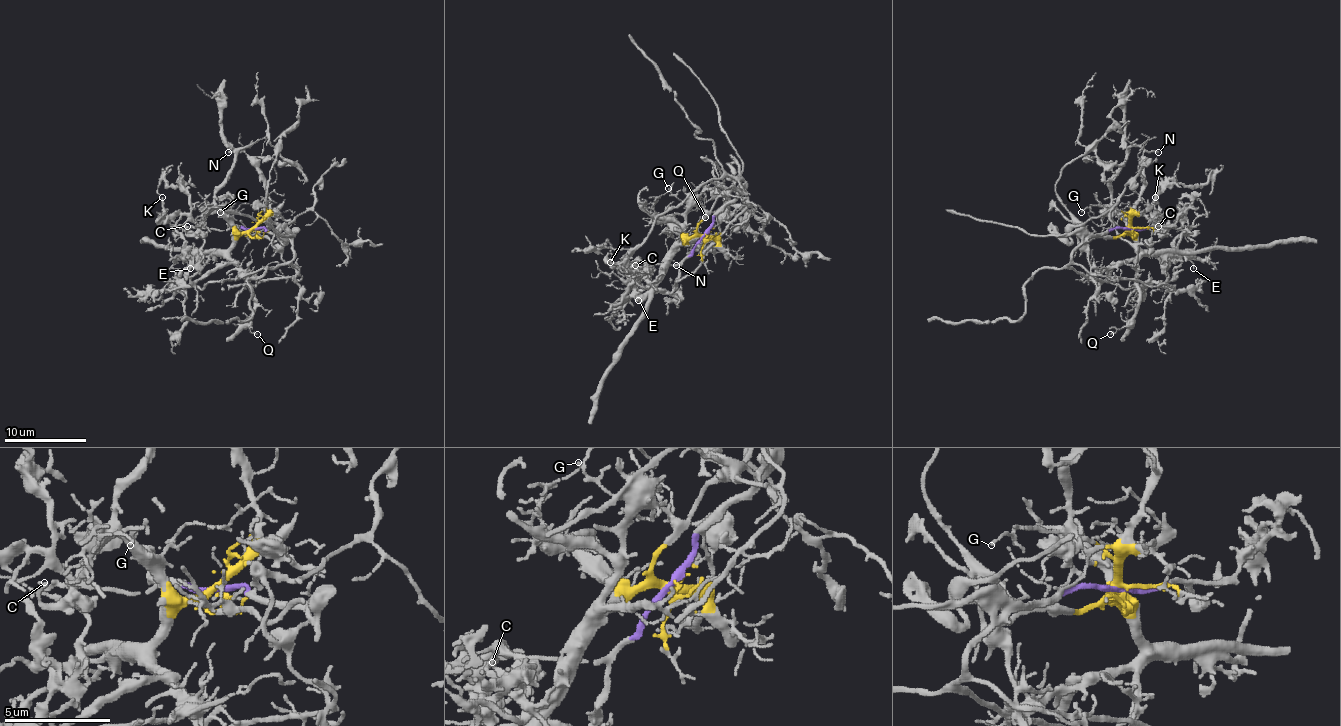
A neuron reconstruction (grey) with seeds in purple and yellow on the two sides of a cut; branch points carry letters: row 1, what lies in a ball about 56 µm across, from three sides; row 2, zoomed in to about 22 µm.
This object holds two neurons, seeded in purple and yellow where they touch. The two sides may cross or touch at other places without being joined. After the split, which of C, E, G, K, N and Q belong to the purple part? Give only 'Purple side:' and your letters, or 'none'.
Purple side: C, K

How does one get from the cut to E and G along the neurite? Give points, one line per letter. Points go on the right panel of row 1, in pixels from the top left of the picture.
E: (1130, 229), (1130, 235), (1144, 251), (1183, 251), (1194, 268)
G: (1130, 229), (1112, 208), (1103, 204), (1089, 204), (1081, 212)

